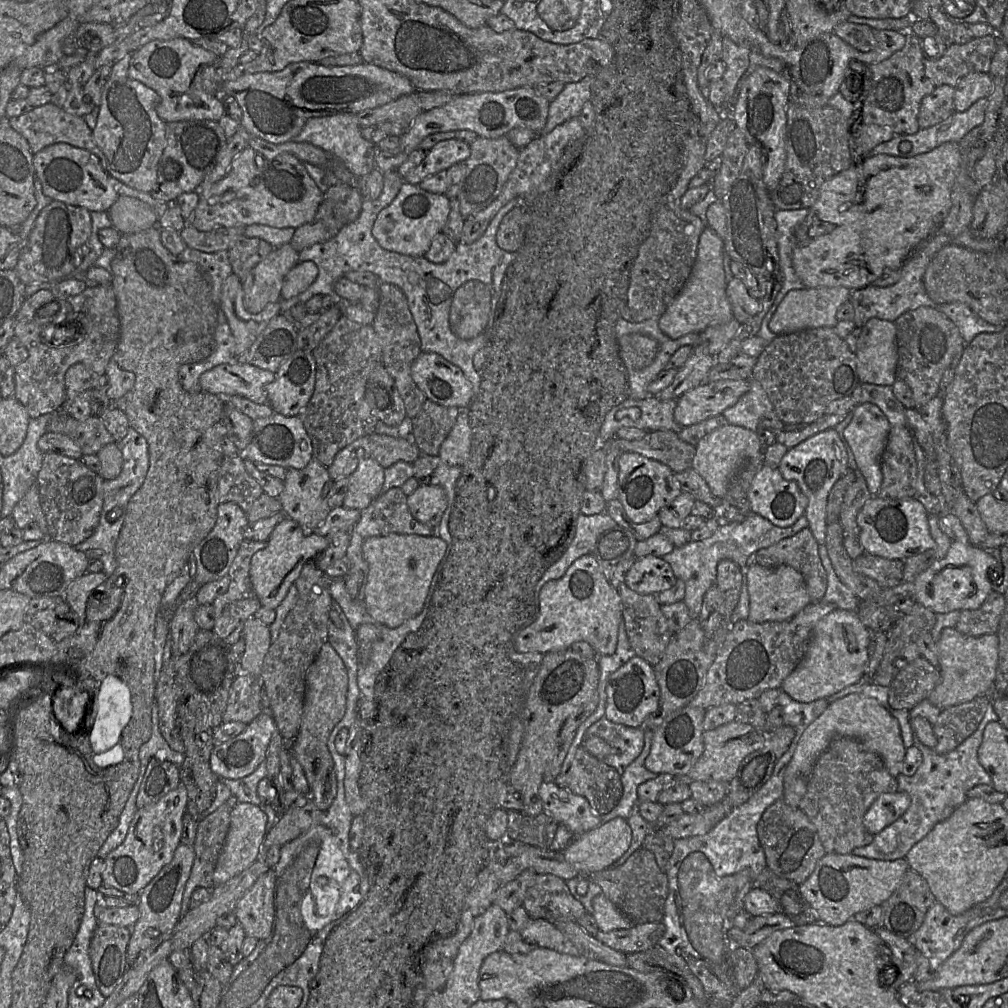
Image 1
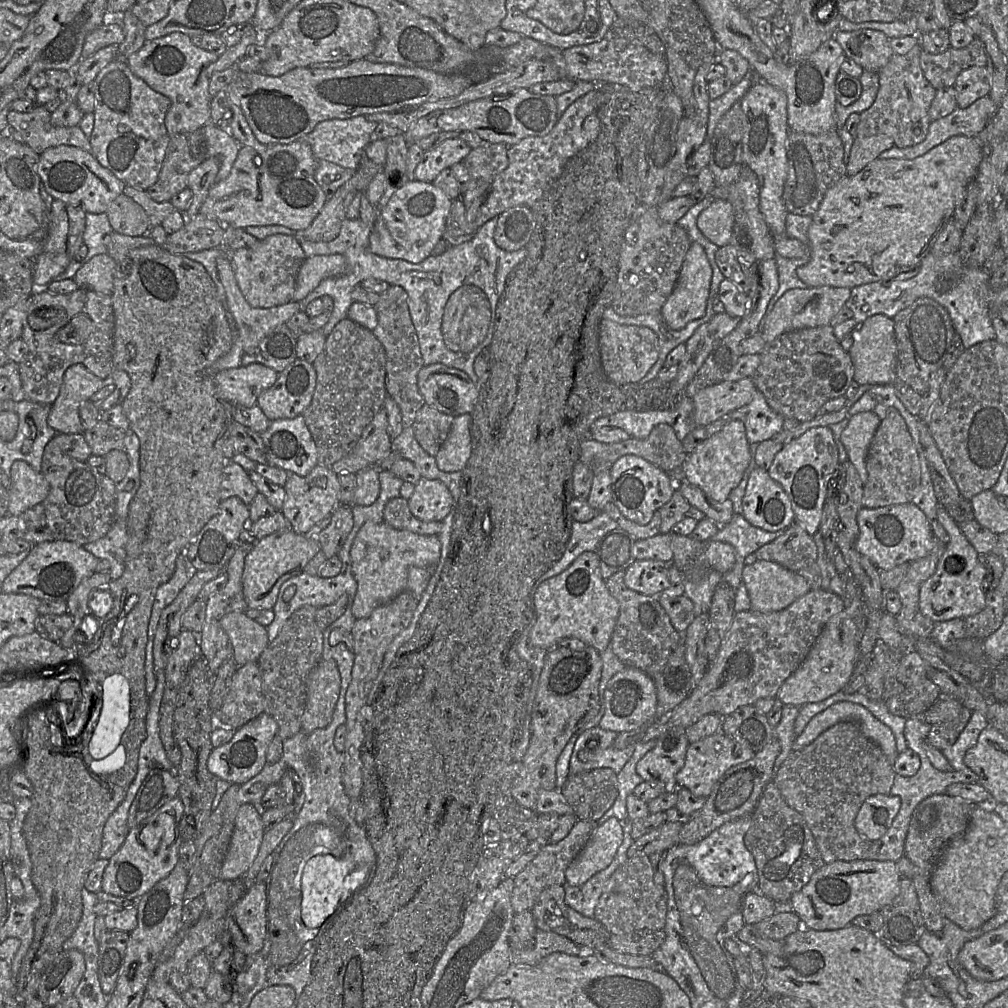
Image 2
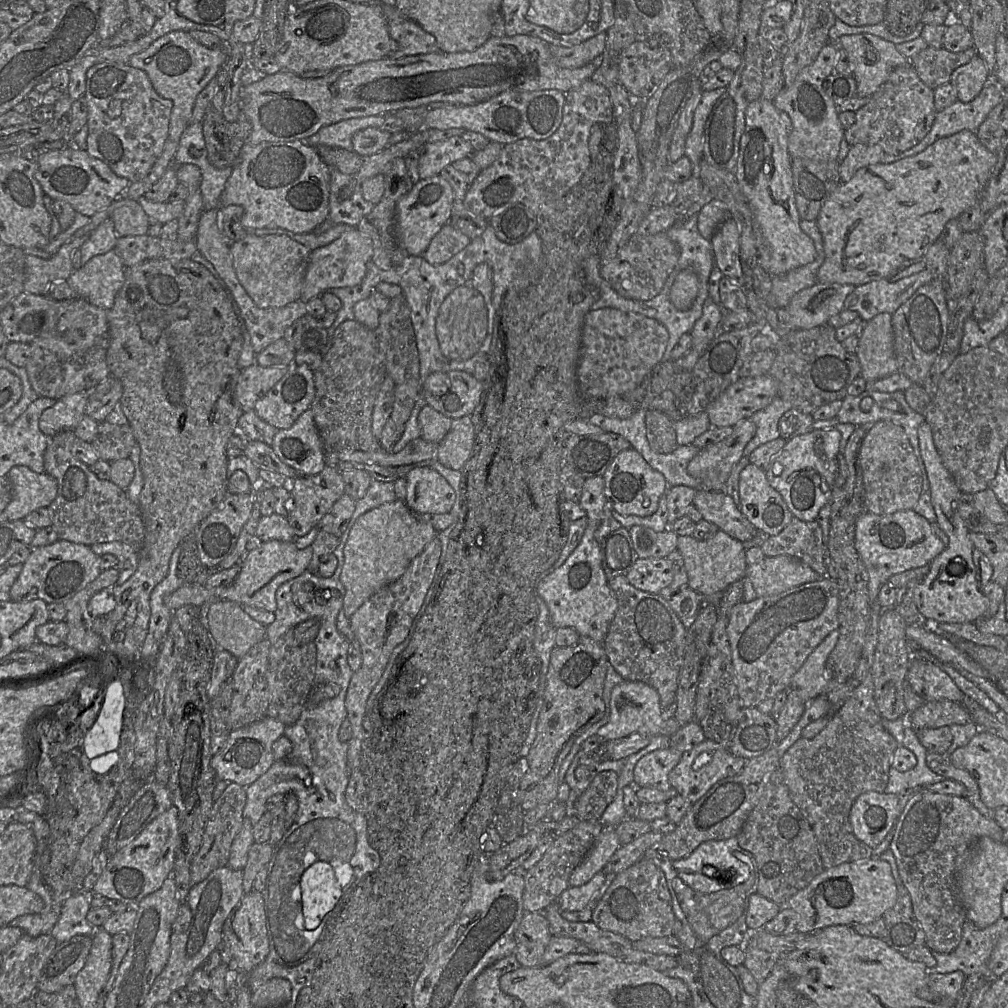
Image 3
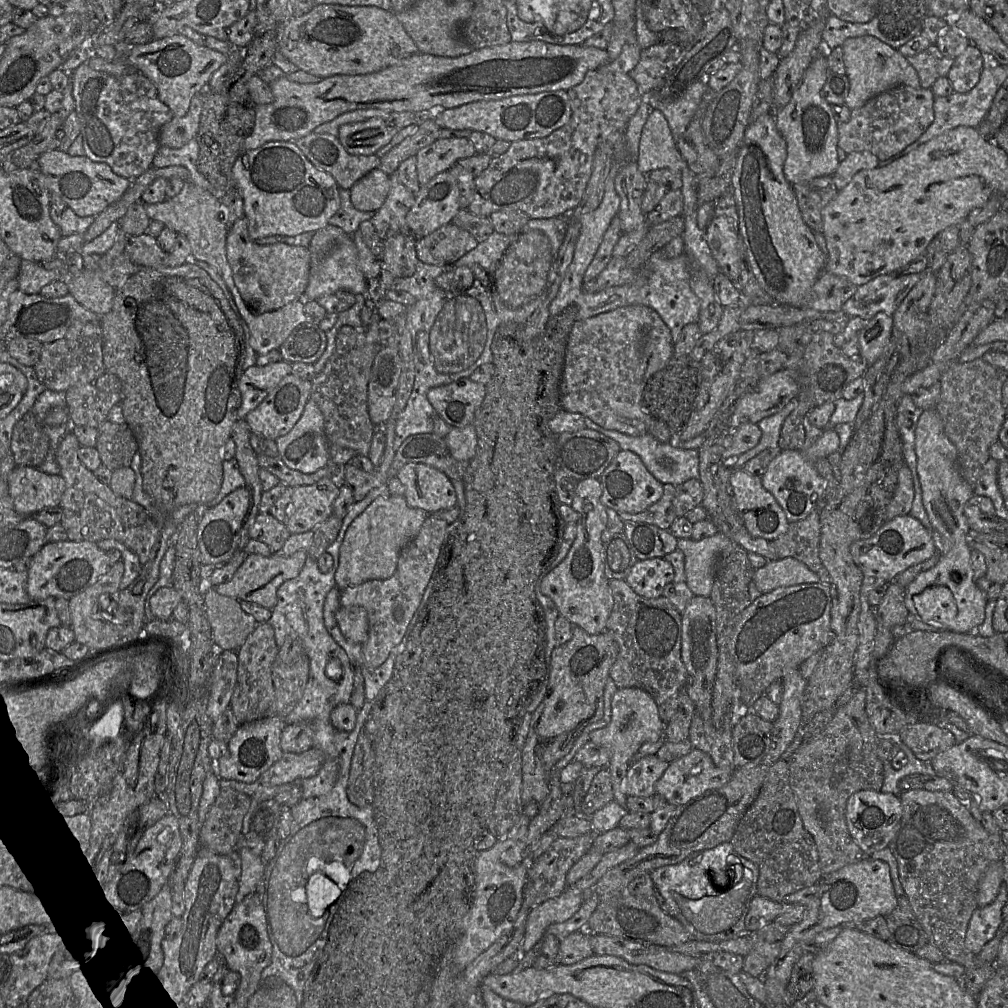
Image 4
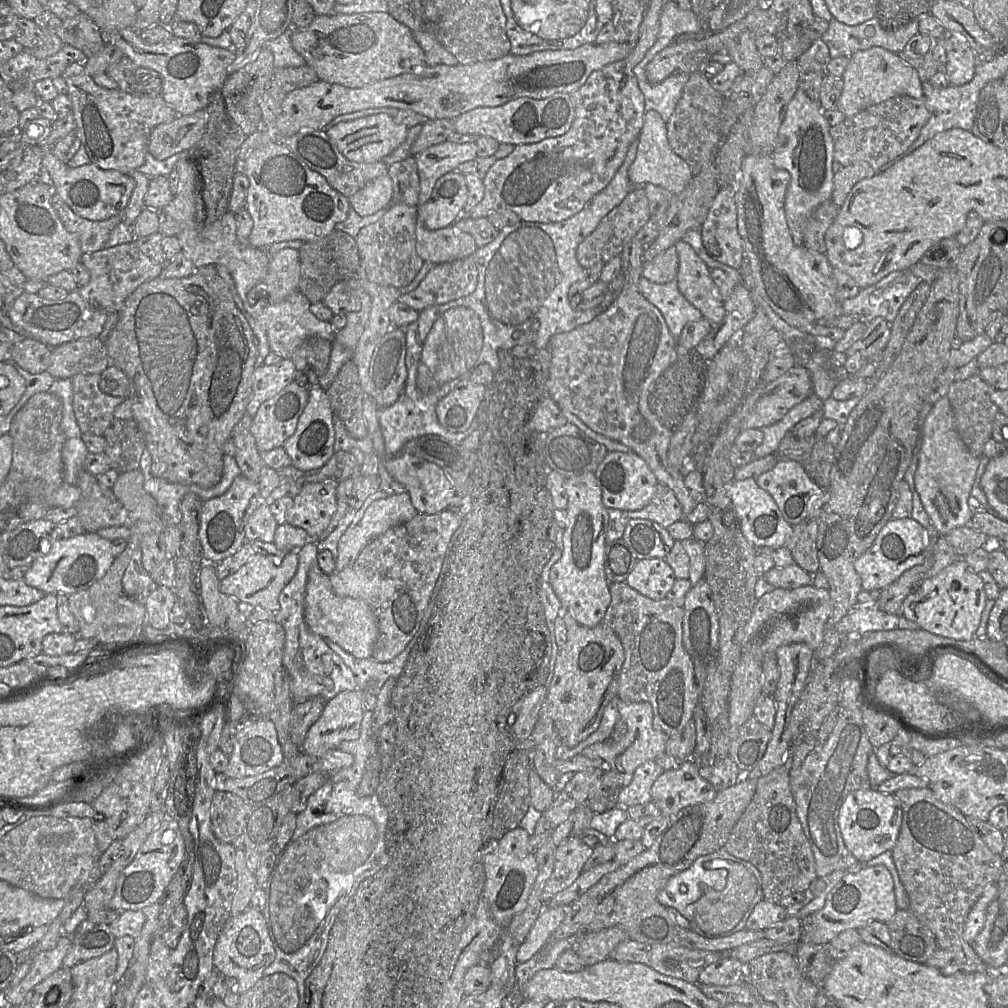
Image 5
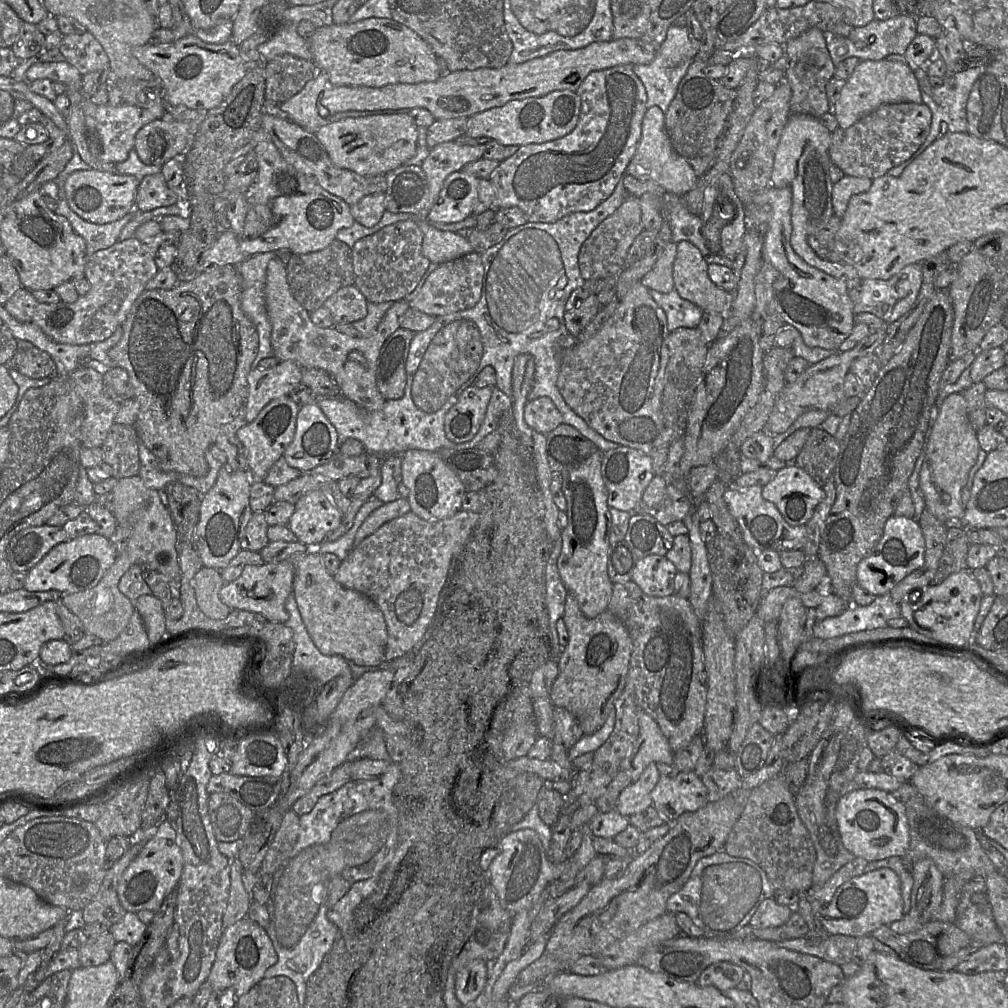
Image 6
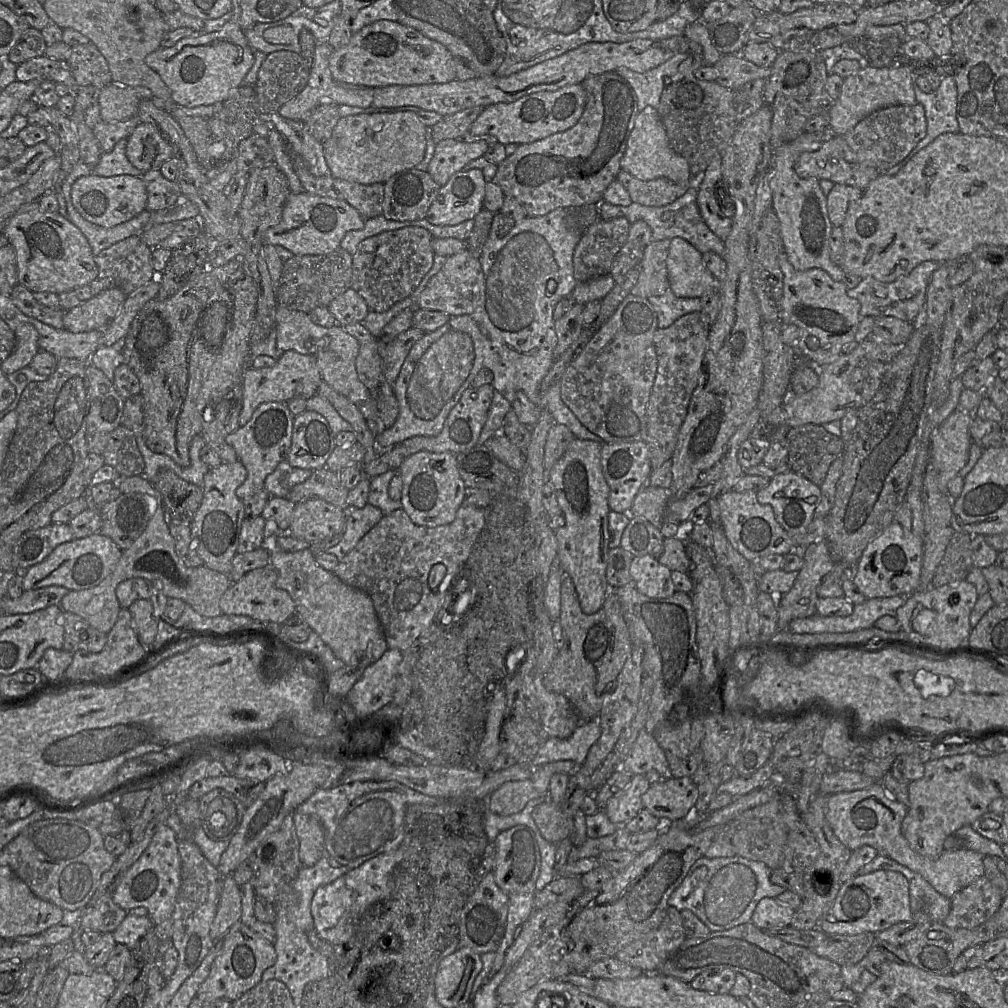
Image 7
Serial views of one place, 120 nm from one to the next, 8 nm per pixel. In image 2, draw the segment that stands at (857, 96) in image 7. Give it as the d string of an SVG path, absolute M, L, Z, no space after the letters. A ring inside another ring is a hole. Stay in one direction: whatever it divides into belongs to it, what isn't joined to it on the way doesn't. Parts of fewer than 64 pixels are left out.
M870 29L856 31L837 31L834 39L842 47L845 56L859 64L864 71L878 73L894 55L889 38L882 32Z

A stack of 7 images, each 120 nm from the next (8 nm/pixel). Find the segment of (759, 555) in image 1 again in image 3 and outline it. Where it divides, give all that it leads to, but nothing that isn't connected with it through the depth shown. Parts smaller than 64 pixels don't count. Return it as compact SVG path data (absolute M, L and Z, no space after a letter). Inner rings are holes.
M793 517L779 534L766 537L760 548L766 557L795 557L826 577L825 545L817 521L805 522Z

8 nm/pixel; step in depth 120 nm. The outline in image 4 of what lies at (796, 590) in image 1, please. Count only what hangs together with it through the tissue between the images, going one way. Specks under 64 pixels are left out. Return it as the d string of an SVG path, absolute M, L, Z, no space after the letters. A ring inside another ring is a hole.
M793 558L769 560L766 565L755 569L752 581L765 594L779 587L819 582L819 576L803 562Z

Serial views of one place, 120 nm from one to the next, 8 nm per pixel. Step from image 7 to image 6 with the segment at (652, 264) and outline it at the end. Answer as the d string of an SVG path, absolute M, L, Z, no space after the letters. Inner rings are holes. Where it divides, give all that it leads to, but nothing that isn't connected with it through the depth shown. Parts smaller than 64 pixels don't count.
M669 242L656 260L654 266L642 277L641 284L649 290L668 293L674 288L673 263L677 244Z

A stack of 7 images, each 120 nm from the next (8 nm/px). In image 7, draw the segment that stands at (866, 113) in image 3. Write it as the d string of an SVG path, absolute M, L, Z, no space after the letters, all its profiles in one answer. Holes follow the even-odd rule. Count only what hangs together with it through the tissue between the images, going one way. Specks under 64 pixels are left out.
M922 104L896 105L879 109L860 121L844 138L856 162L876 167L881 173L903 161L927 135L927 119Z

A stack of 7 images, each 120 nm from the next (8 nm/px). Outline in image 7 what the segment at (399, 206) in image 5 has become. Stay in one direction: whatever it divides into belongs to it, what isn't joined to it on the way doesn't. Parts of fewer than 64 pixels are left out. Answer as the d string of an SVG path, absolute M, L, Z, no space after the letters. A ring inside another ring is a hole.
M405 227L398 230L385 231L363 240L352 255L351 289L364 299L370 311L378 313L387 311L397 302L408 298L431 269L435 256L431 248L432 239L433 236L424 228Z

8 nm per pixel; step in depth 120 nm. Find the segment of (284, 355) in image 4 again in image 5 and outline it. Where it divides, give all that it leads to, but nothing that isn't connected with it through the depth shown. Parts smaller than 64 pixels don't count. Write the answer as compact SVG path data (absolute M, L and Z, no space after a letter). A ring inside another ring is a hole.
M319 337L308 338L290 357L297 371L309 370L322 376L329 364L332 342Z

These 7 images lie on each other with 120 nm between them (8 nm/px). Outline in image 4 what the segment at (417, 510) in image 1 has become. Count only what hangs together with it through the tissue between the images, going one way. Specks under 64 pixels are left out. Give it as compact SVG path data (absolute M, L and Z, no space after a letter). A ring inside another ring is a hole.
M409 463L398 471L396 477L404 485L404 497L411 507L432 514L456 506L456 492L451 479L432 466Z

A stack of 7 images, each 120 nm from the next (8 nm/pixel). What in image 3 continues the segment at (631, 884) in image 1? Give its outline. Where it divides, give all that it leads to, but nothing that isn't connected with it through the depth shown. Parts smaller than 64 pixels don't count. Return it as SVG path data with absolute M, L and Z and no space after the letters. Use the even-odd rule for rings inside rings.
M641 859L618 873L593 910L591 921L602 930L634 942L643 938L673 935L675 915L672 905L658 896L660 869L655 861Z

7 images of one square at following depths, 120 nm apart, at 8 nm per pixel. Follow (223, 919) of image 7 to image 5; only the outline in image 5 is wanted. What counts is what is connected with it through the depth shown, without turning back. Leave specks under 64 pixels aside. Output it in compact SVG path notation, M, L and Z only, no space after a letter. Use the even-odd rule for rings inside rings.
M243 848L236 849L235 869L237 886L231 901L231 915L237 915L250 907L252 895L258 887L255 874L246 865L245 850Z

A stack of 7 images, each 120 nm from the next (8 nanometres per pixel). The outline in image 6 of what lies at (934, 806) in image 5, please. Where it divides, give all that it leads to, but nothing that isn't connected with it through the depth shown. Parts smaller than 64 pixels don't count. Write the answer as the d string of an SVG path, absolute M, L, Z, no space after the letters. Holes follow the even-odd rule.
M911 781L904 782L891 794L904 804L909 826L909 848L902 859L911 871L918 860L929 858L934 861L944 876L944 885L942 904L931 920L952 923L957 917L959 895L963 886L974 877L986 878L997 869L983 850L978 831L956 824L931 809Z

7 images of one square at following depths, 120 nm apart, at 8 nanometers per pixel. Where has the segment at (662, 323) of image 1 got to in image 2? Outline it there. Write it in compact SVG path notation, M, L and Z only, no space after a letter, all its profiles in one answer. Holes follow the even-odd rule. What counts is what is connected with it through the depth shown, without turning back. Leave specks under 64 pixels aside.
M693 242L686 254L676 286L661 309L663 320L669 328L680 330L689 322L705 315L712 273L712 267L704 248L700 244Z

